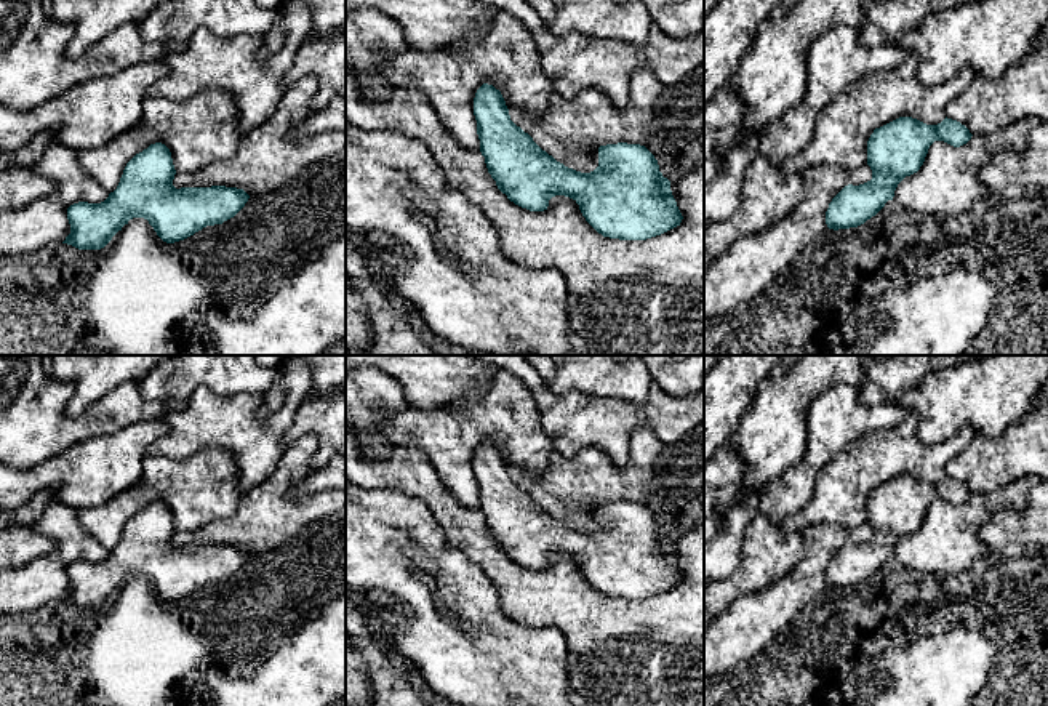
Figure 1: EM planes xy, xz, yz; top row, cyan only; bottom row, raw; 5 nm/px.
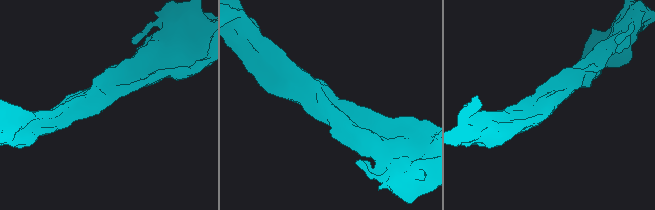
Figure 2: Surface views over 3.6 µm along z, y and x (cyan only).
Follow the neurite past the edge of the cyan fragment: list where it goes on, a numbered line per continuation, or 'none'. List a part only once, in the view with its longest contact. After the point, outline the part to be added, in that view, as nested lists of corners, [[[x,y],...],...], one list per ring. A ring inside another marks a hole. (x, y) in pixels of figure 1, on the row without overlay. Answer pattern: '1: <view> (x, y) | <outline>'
none

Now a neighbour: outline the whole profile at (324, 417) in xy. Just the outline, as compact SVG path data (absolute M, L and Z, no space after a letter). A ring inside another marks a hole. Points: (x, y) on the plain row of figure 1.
M346 391L307 397L301 403L283 435L283 445L290 448L306 435L317 439L317 451L309 459L309 475L336 455L346 453Z

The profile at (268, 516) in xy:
M314 435L299 439L264 482L242 495L232 515L195 532L176 532L173 544L226 544L256 556L288 543L310 523L346 507L346 490L325 490L304 498L290 495L309 475L309 459L315 451Z

